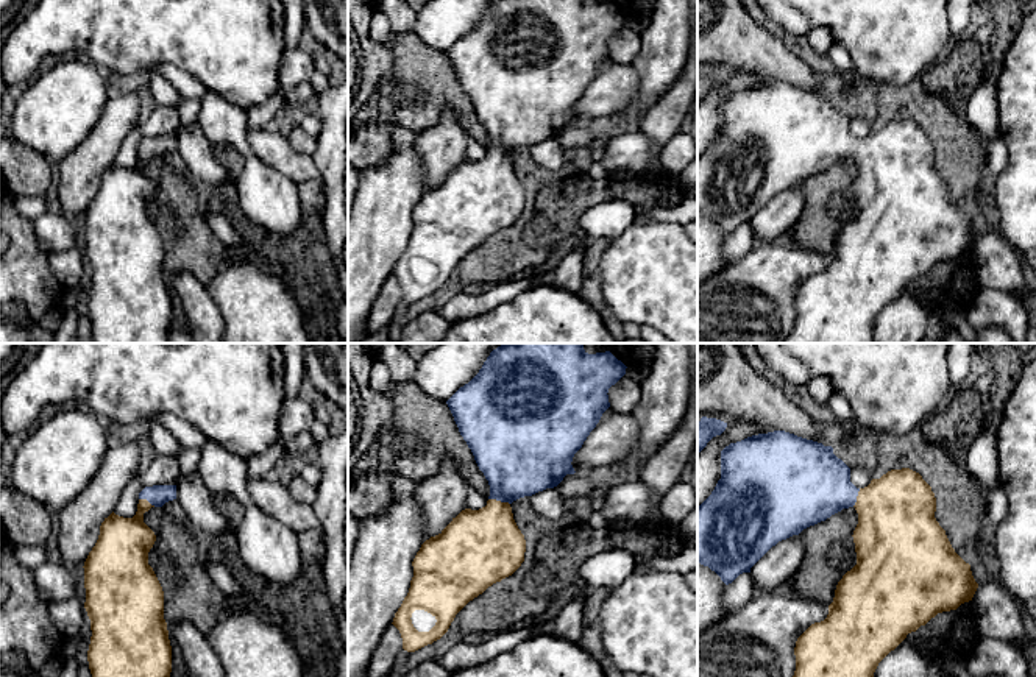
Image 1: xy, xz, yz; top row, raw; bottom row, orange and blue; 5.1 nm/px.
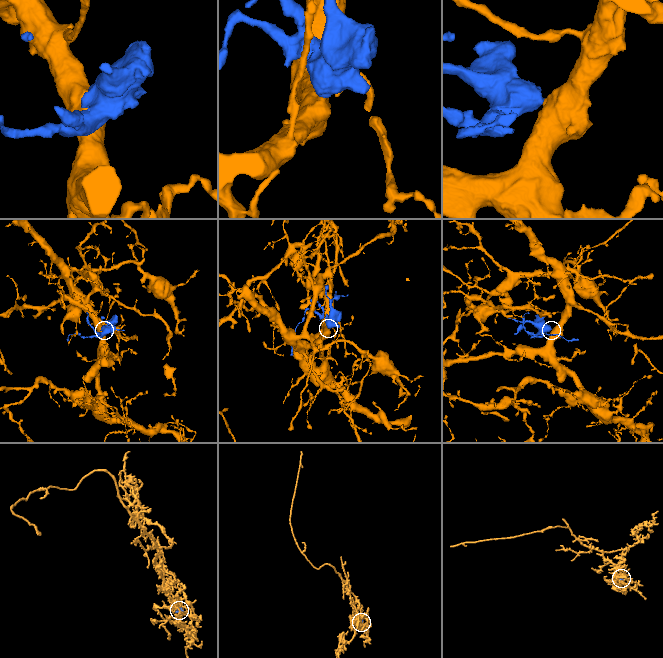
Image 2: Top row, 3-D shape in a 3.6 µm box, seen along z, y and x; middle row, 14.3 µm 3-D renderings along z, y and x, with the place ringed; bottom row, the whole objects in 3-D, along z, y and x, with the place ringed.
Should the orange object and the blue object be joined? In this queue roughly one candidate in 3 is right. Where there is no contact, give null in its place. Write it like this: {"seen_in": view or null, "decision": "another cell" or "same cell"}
{"seen_in": "xz", "decision": "same cell"}

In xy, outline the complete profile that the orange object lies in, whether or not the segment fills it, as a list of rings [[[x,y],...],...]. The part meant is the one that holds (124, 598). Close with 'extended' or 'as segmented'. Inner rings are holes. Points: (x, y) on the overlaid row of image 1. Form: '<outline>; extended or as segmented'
[[[176,485],[145,487],[137,512],[123,518],[114,512],[100,526],[100,535],[84,562],[84,608],[90,619],[87,661],[92,677],[170,677],[172,646],[164,619],[164,591],[148,565],[156,541],[144,513],[176,499]]]; extended

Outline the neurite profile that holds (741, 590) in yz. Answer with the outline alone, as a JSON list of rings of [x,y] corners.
[[[743,572],[726,587],[722,604],[730,610],[741,608],[754,599],[755,590],[750,572]]]

